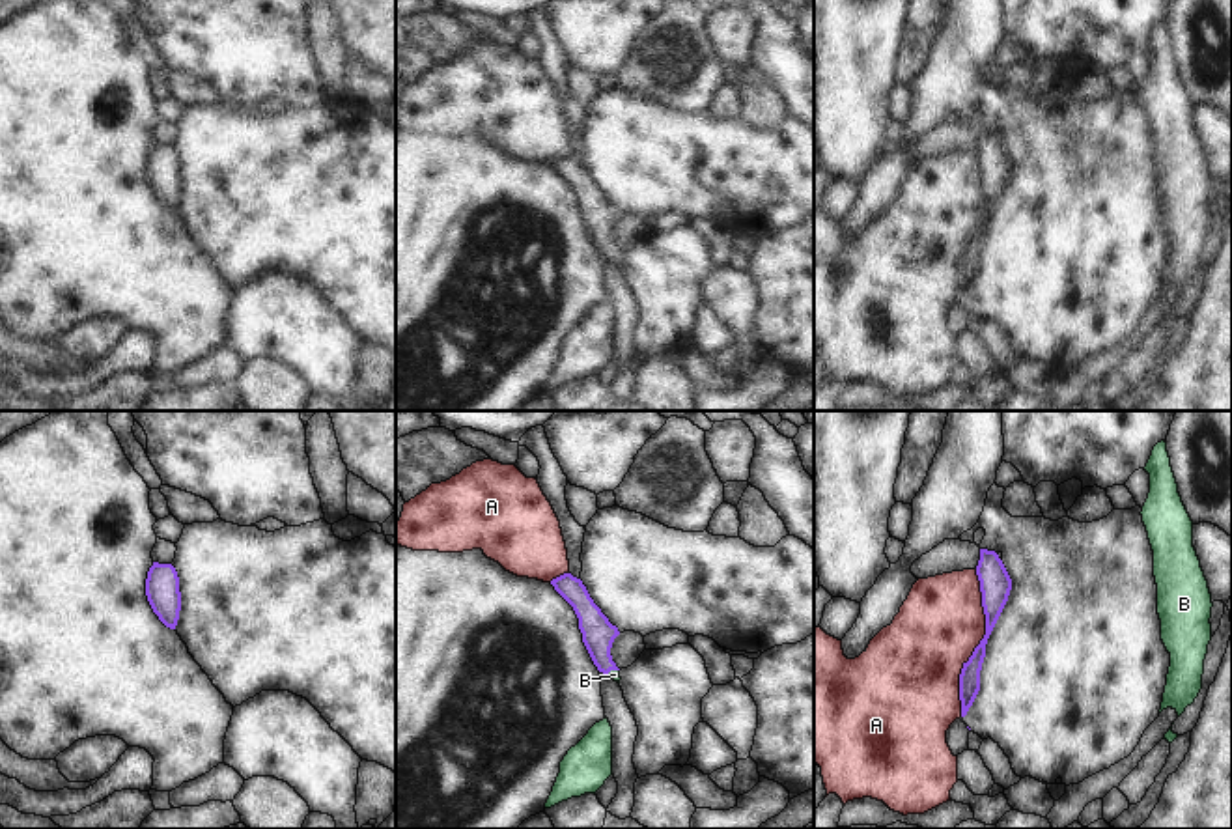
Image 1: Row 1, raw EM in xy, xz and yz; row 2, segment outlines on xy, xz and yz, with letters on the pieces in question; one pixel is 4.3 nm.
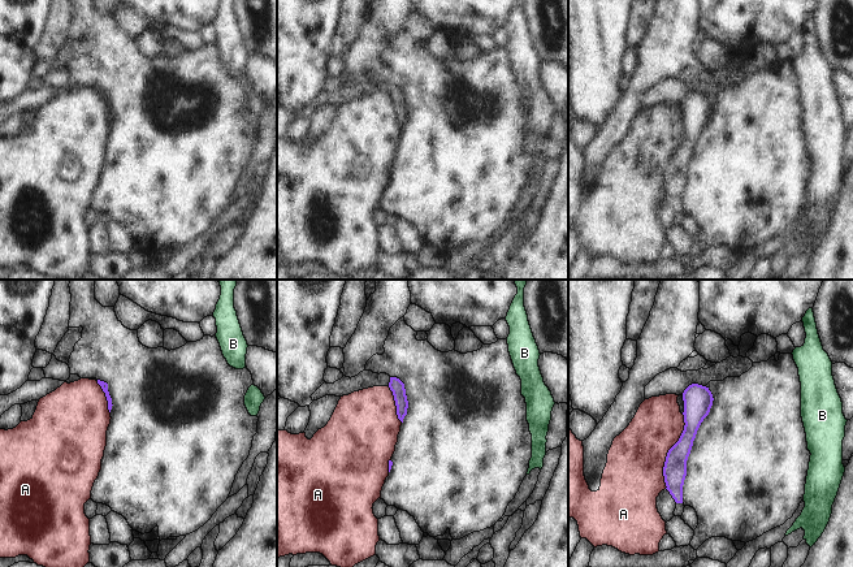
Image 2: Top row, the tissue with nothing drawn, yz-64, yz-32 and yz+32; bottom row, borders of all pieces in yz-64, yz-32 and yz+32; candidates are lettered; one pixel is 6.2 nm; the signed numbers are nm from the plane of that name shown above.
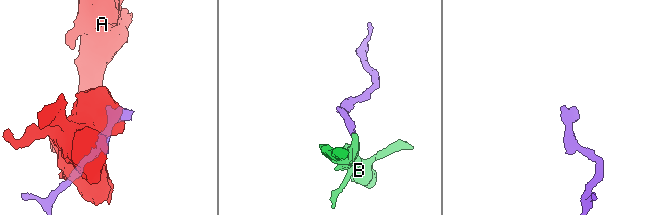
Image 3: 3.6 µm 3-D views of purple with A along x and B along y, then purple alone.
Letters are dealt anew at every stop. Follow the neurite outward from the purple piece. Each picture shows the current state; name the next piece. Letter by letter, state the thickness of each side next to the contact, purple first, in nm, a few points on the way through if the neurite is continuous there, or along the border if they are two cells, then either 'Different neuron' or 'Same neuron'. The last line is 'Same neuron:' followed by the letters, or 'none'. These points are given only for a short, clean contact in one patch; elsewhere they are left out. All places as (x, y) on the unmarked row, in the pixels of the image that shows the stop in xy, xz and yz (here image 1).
A: Thickness 130 nm (purple) against 360 nm. Different neuron
B: Thickness 140 nm (purple) against 50 nm. Path across: xz (598, 215), (600, 238), (613, 251), (615, 256). Same neuron
Same neuron: B.

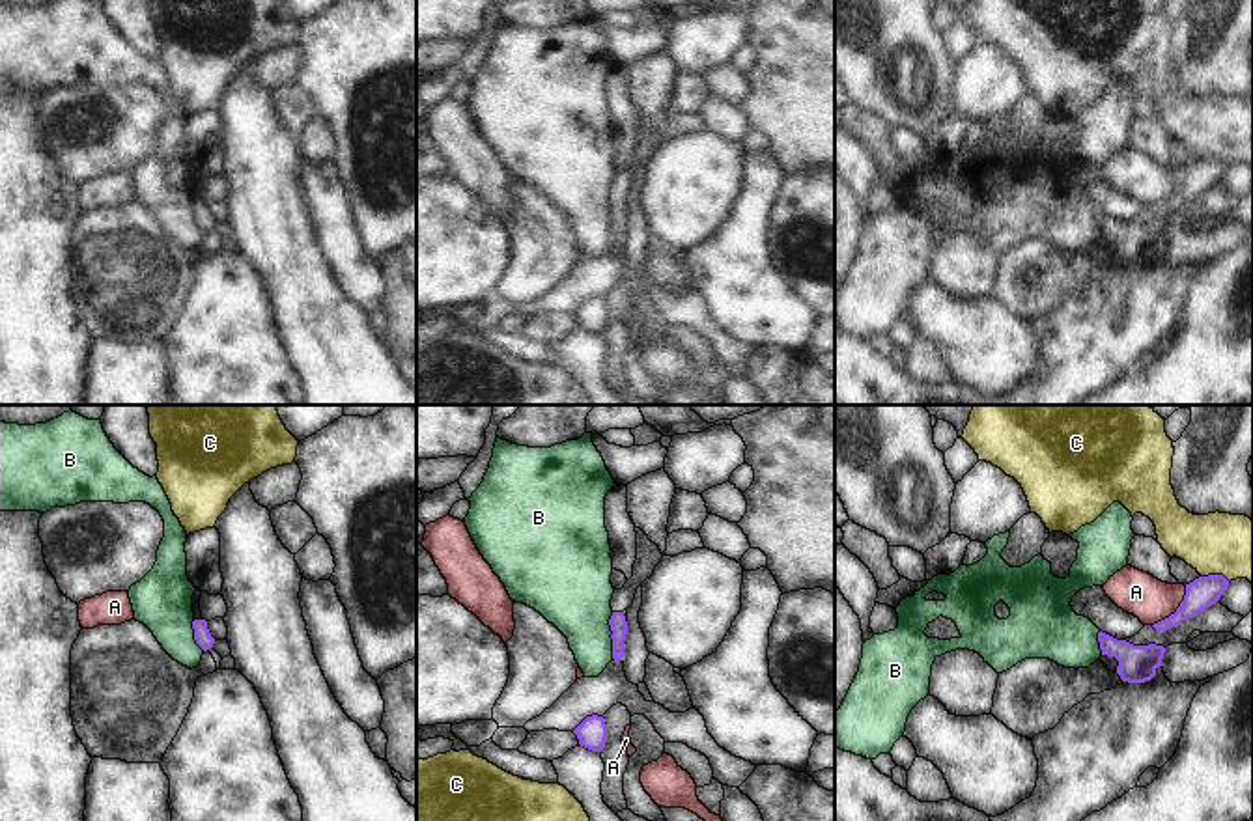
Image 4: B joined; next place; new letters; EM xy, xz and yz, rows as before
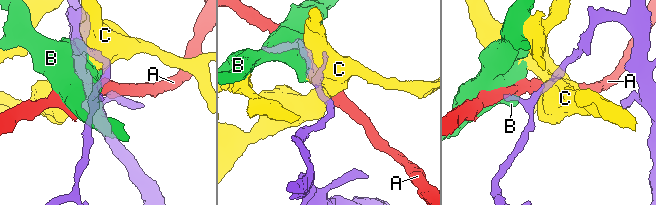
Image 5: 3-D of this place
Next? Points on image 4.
A: Thickness 140 nm (purple) against 190 nm. Boundary: yz (1186, 168), (1181, 187), (1153, 208). Different neuron
B: Thickness 80 nm (purple) against 320 nm. Boundary: xz (613, 194), (609, 202), (611, 239). Different neuron
C: Thickness 140 nm (purple) against 280 nm. Boundary: yz (1201, 157), (1224, 157), (1229, 163). Different neuron
Same neuron: none.

